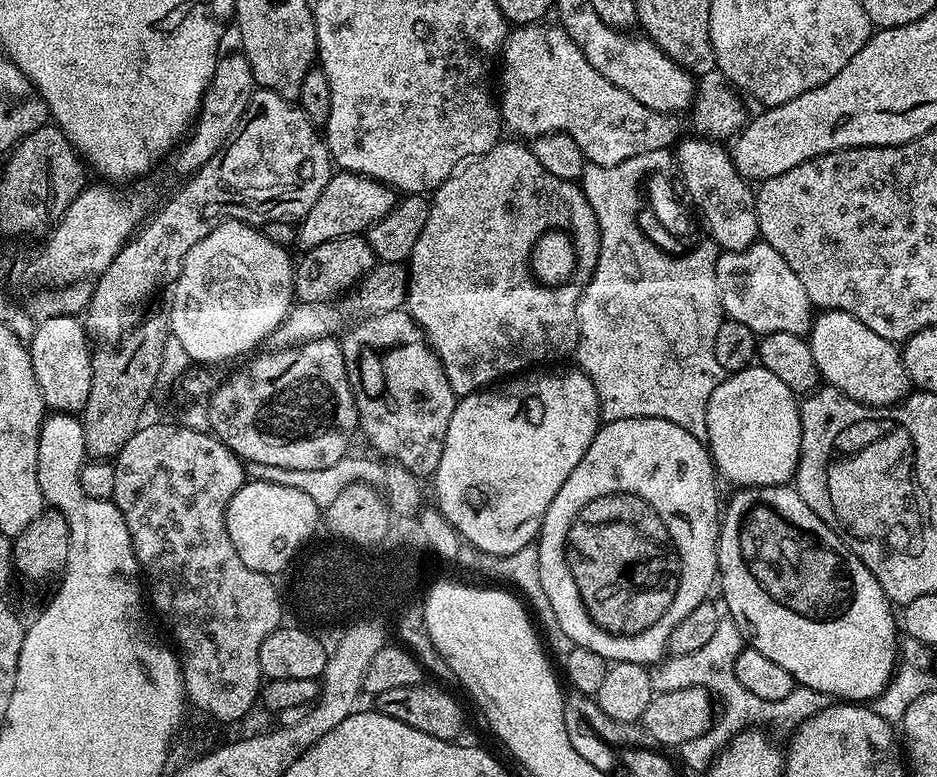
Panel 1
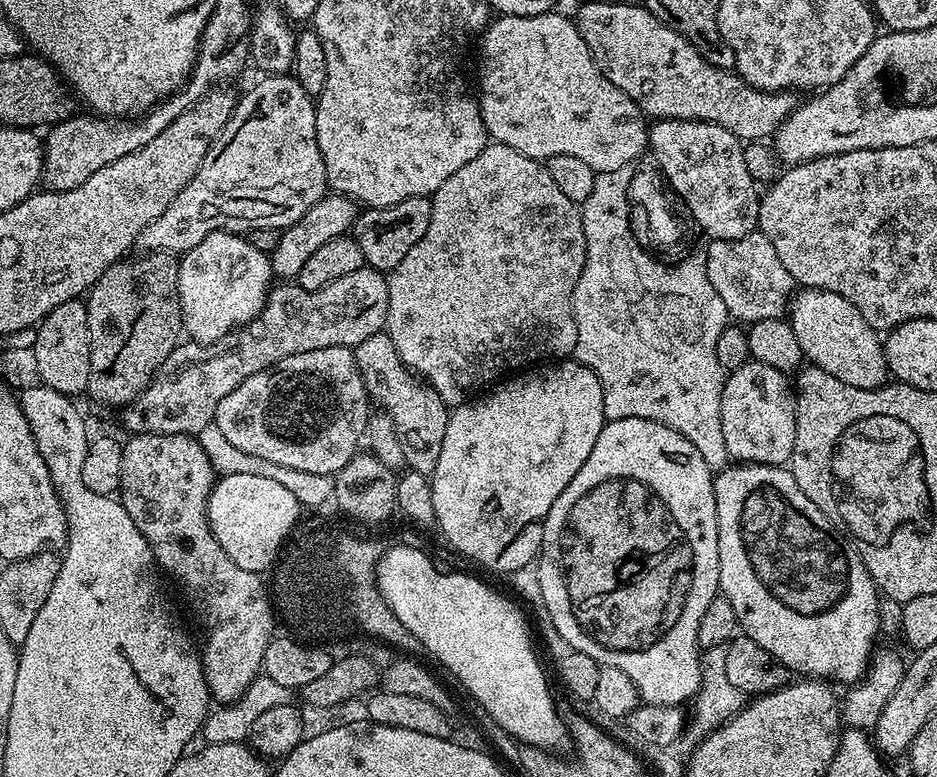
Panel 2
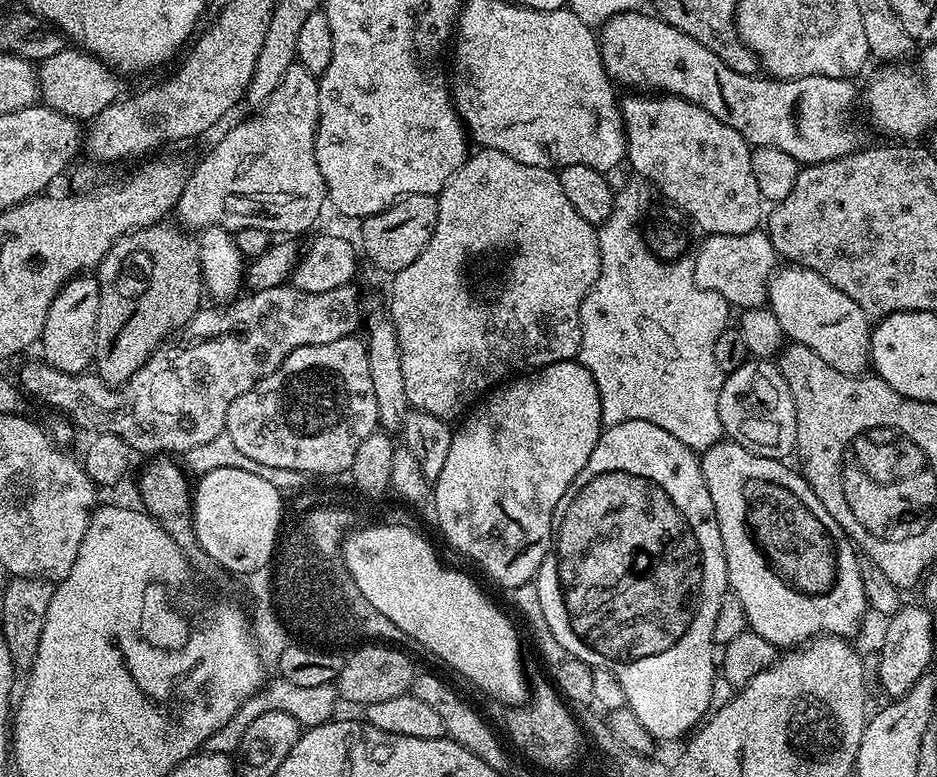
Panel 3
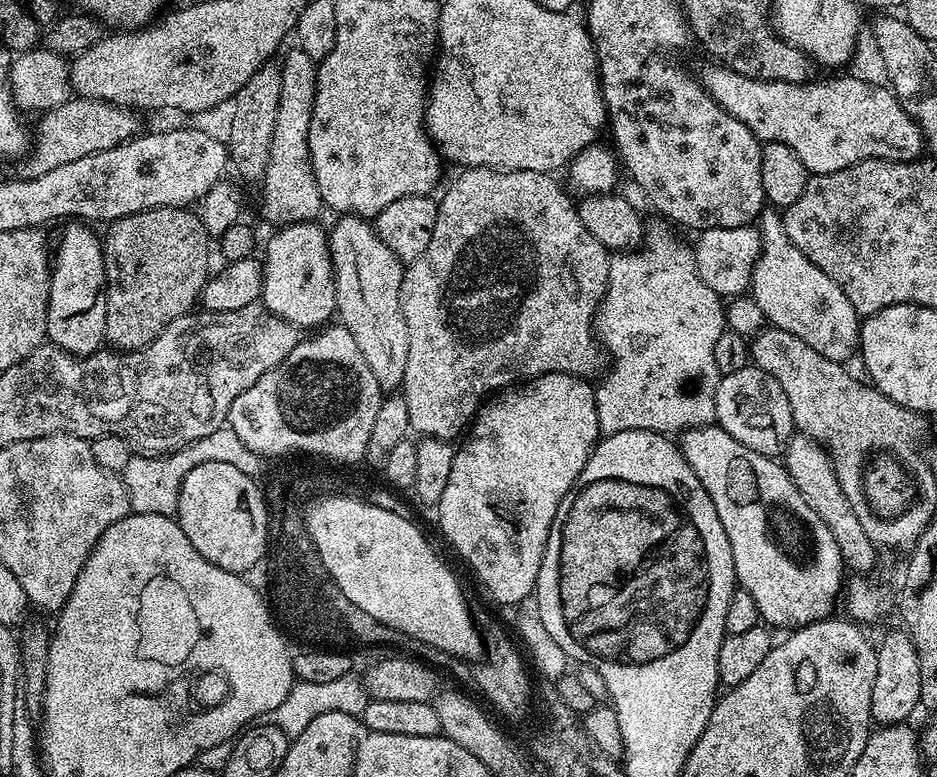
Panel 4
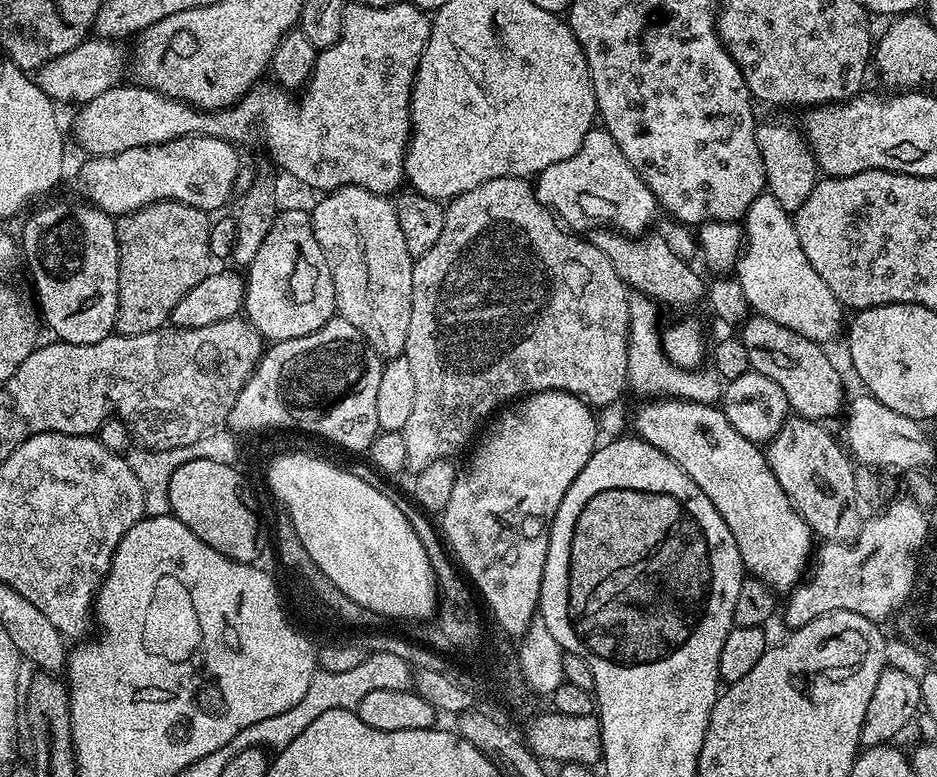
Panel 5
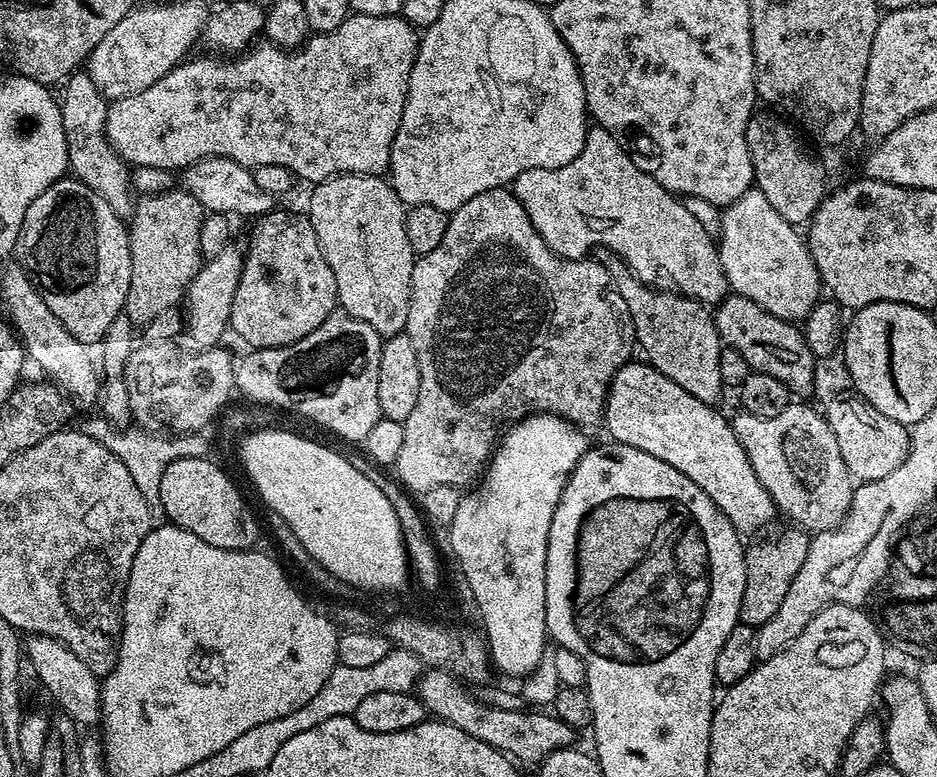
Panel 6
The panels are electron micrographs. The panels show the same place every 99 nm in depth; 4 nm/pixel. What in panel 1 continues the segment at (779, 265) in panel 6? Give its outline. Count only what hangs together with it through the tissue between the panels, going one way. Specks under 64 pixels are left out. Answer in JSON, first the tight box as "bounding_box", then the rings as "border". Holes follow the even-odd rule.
{"bounding_box":[807,311,910,408],"border":[[[821,311],[813,319],[807,342],[812,347],[821,381],[842,390],[842,394],[854,398],[854,402],[888,408],[908,395],[910,381],[901,349],[893,341],[874,334],[857,316],[849,312]]]}

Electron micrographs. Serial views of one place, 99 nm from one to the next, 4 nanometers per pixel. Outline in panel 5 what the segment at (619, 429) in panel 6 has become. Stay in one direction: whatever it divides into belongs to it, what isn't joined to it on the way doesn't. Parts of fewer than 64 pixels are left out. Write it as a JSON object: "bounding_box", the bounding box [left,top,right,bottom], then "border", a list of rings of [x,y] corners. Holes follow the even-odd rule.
{"bounding_box":[634,398,814,594],"border":[[[652,398],[634,412],[635,435],[650,446],[662,450],[714,502],[718,514],[730,526],[730,534],[734,534],[734,542],[738,542],[738,554],[742,558],[747,575],[763,580],[773,592],[787,594],[805,579],[814,556],[814,533],[812,527],[794,510],[790,498],[786,498],[786,490],[778,486],[778,478],[774,478],[774,470],[770,470],[768,457],[761,445],[755,440],[742,438],[734,426],[726,418],[723,407],[716,404],[699,404],[689,400],[671,398]]]}

